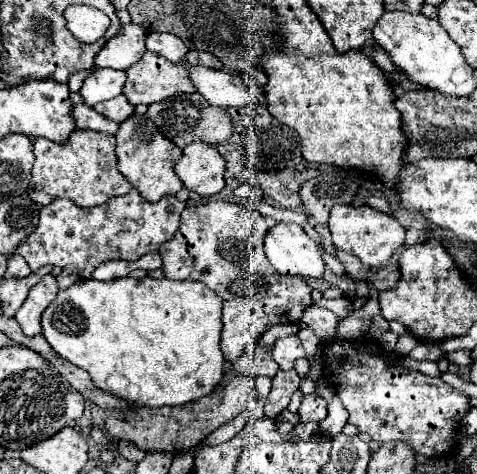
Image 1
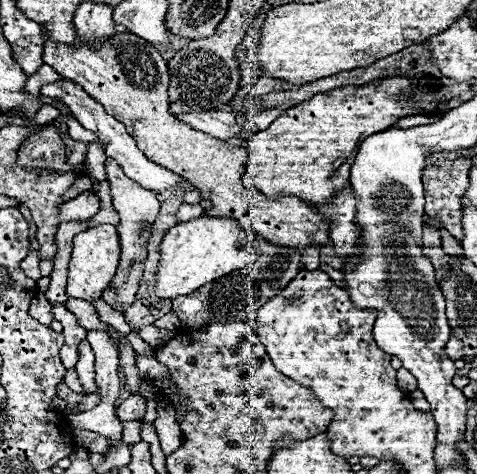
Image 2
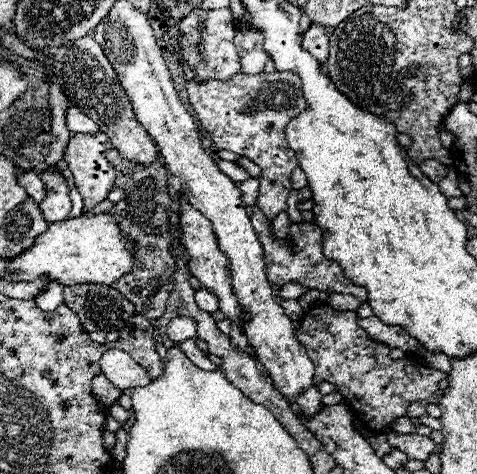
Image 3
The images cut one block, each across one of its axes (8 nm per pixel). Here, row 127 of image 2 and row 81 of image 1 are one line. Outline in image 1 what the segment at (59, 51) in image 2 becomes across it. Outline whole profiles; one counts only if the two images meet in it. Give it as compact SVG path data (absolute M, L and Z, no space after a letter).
M150 50L126 70L124 96L134 106L150 106L180 92L196 92L188 80L188 72L180 64L172 64Z

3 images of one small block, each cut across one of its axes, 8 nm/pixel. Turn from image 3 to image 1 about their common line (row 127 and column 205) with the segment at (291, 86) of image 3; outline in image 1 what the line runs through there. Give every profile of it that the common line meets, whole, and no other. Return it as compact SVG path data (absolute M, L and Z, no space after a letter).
M214 200L206 204L186 206L180 216L180 228L176 236L162 244L160 256L164 262L164 276L170 280L194 280L202 282L210 290L214 290L222 302L222 340L220 348L224 352L224 358L228 362L236 362L246 350L252 350L260 336L274 324L296 324L300 320L300 314L304 308L312 304L312 288L304 282L302 276L280 276L272 264L268 264L268 258L264 256L264 236L268 232L268 224L262 218L262 214L254 208L248 208L240 202L232 200Z

